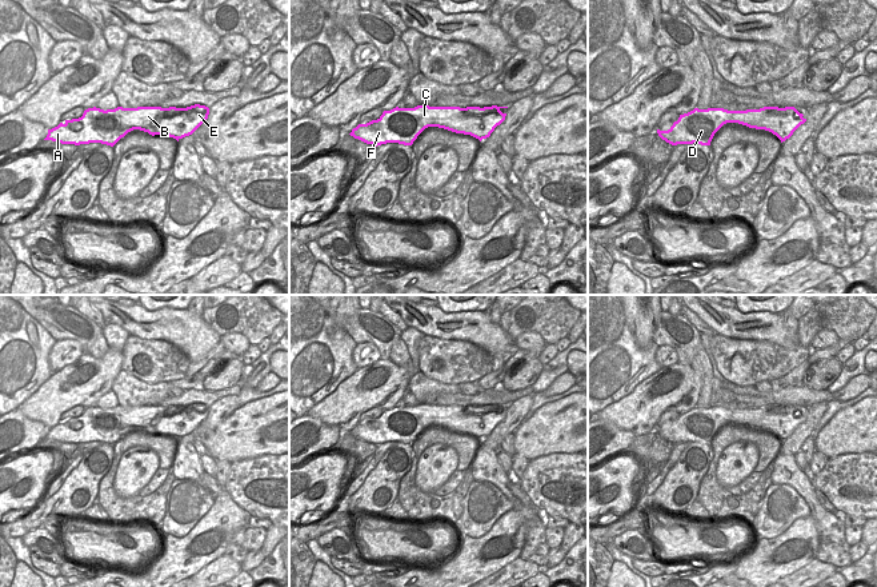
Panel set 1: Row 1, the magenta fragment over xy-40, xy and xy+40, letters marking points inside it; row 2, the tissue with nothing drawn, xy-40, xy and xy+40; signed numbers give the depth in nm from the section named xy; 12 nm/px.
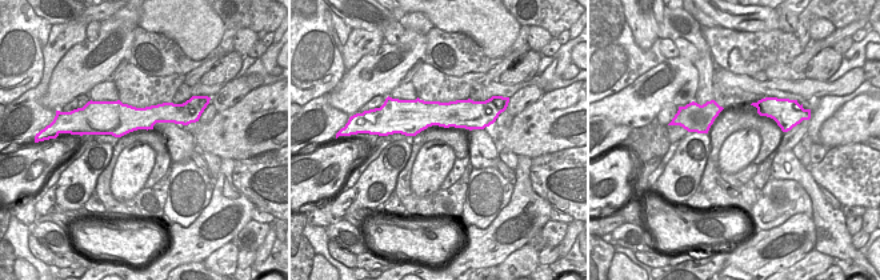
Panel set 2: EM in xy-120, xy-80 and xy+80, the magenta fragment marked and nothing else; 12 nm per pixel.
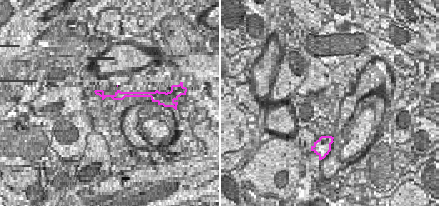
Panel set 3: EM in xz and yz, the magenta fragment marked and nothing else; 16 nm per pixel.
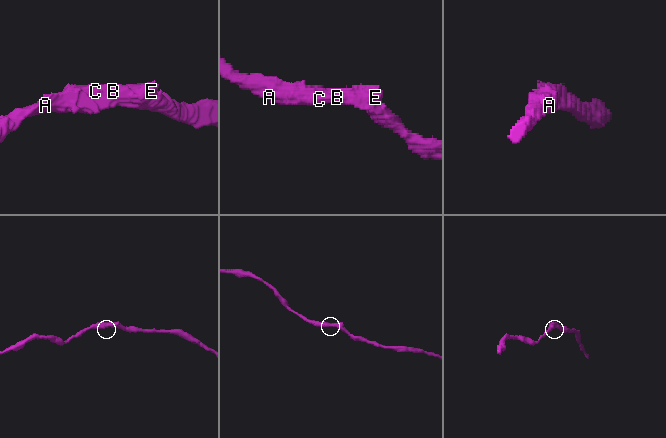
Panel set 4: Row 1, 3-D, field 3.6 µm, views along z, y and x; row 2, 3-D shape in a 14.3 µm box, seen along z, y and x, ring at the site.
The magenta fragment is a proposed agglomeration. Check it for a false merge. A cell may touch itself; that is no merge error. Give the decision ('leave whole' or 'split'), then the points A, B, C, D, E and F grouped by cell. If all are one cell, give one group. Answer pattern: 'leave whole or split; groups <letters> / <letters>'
leave whole; groups A B C D E F

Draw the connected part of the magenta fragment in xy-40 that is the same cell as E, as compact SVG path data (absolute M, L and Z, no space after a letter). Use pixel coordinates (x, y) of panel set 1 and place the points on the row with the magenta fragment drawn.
M195 104L187 108L137 107L115 109L88 108L79 119L65 120L48 129L44 140L61 144L101 143L113 147L133 129L169 136L177 141L192 135L209 115L209 108Z

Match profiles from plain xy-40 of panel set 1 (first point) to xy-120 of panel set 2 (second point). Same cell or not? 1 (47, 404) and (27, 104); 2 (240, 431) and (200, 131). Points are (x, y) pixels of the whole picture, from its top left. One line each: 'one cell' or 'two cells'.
1: two cells
2: one cell

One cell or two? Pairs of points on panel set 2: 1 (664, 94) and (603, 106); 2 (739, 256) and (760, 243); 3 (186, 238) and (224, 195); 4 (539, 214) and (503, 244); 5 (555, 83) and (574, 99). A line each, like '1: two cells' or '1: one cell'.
1: one cell
2: one cell
3: one cell
4: one cell
5: two cells

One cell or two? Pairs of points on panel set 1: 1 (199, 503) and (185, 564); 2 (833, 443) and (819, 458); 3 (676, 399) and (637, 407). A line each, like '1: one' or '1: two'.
1: two
2: two
3: one

